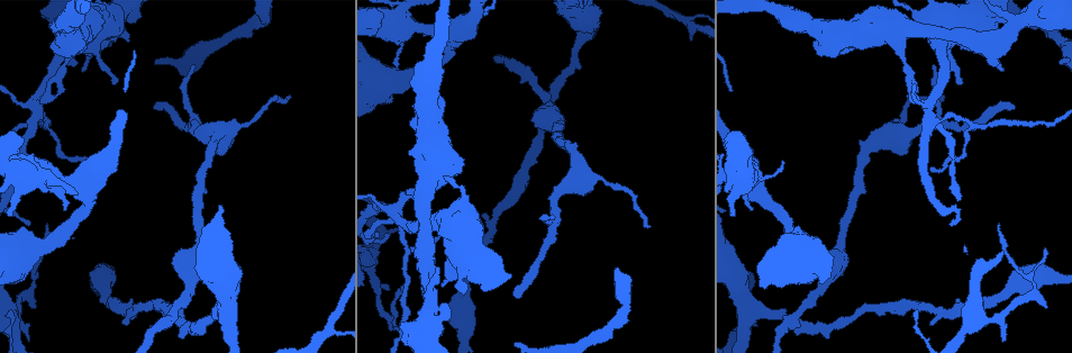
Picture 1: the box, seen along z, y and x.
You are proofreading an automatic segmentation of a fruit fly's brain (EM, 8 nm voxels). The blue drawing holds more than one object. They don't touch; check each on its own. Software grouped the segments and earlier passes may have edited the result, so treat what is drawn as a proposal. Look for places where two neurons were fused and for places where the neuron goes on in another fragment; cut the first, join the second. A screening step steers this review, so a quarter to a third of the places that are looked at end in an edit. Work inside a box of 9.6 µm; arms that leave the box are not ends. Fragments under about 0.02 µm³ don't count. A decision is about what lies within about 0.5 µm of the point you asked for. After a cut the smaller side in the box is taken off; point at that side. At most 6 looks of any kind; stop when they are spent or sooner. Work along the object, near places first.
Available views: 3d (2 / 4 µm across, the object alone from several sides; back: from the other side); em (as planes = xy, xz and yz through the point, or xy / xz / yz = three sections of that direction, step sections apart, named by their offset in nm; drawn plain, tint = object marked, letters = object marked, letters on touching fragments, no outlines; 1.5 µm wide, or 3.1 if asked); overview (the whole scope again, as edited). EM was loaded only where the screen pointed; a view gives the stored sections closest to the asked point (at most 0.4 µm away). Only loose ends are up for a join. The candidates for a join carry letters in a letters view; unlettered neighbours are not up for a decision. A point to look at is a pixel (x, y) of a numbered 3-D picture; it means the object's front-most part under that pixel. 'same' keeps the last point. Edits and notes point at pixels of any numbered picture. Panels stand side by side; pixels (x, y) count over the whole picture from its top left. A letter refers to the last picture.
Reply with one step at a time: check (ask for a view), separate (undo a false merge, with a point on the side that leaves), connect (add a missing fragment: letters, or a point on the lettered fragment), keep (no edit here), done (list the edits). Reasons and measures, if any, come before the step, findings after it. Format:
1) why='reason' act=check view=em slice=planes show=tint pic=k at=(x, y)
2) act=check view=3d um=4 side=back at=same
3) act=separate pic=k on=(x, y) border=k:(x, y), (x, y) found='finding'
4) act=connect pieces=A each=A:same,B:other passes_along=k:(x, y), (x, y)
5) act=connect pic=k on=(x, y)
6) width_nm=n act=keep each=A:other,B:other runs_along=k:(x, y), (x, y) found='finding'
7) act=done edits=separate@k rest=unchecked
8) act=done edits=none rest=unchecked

why='branch stops here' act=check view=em slice=planes show=letters pic=1 at=(45, 225)

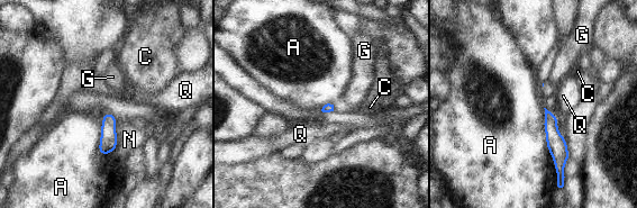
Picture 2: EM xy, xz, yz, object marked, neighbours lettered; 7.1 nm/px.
act=keep each=A:other,C:other,G:other,N:other,Q:other border=2:(543, 108), (546, 147), (554, 162) found='none of them fits'

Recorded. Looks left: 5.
why='a narrow waist' act=check view=3d um=2 pic=1 at=(394, 213)

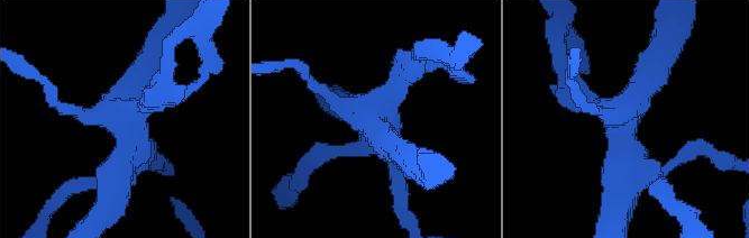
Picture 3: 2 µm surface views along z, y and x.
why='shape alone is not enough' act=check view=em slice=yz step=8 show=tint pic=3 at=(622, 154)

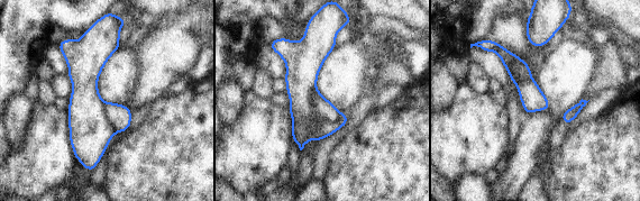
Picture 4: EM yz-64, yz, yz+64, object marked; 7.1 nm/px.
why='cut it another way' act=check view=em slice=xz step=8 show=letters at=same

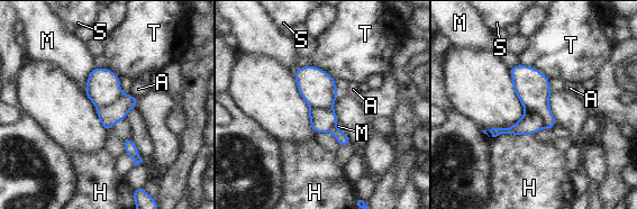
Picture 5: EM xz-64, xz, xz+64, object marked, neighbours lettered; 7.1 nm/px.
width_nm=240 act=separate pic=5 on=(102, 87) each=A:other,H:other,M:other,S:other,T:other border=5:(123, 93), (111, 102), (97, 108) found='a second neuron is stuck on'

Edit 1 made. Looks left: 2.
act=done edits=separate@5 rest=unchecked

